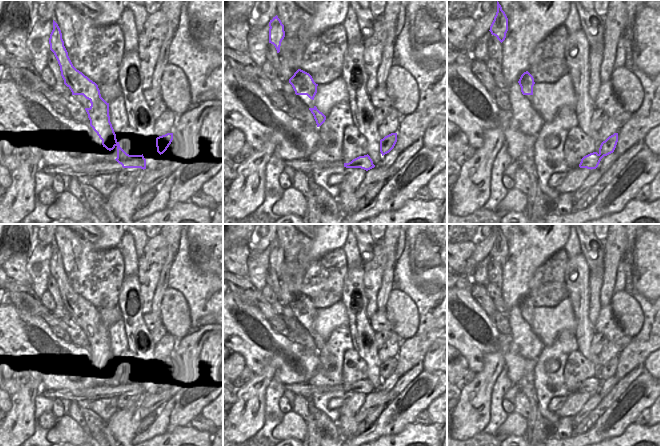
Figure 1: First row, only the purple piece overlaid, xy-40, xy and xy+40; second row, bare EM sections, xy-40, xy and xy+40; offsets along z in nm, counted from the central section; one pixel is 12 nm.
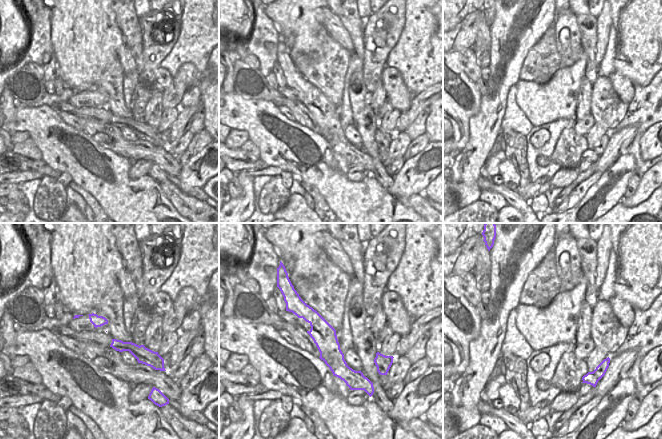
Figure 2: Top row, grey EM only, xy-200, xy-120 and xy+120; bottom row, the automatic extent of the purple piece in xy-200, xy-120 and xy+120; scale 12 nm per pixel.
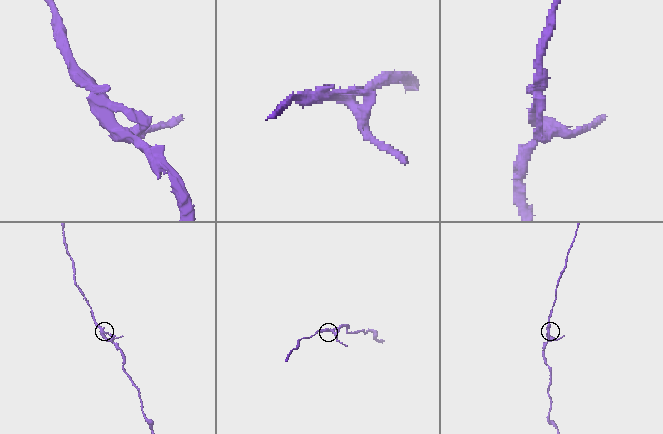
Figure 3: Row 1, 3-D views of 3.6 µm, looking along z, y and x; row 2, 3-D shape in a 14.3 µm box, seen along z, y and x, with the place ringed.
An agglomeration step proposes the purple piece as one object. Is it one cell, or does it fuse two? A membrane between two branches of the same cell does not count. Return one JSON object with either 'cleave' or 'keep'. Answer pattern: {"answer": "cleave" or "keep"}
{"answer": "cleave"}

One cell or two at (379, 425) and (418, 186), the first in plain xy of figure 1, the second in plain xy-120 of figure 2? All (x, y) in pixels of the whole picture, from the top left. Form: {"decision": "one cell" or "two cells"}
{"decision": "one cell"}

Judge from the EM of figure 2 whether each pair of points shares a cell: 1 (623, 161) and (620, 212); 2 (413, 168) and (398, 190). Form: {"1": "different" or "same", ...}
{"1": "different", "2": "same"}

